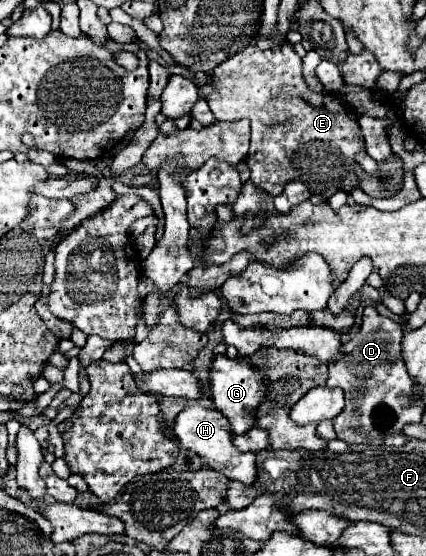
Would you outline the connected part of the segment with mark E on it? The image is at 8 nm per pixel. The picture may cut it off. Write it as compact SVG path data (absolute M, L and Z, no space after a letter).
M290 43L276 47L276 51L260 51L248 45L244 53L228 57L212 73L212 83L216 91L206 97L212 113L220 121L237 121L248 117L252 121L252 143L246 163L252 171L250 179L260 185L270 195L280 195L290 181L302 181L308 185L312 195L324 199L332 197L336 191L352 193L358 187L356 175L356 155L364 149L364 137L358 127L356 115L334 95L324 91L312 91L302 75L302 59L292 49Z

